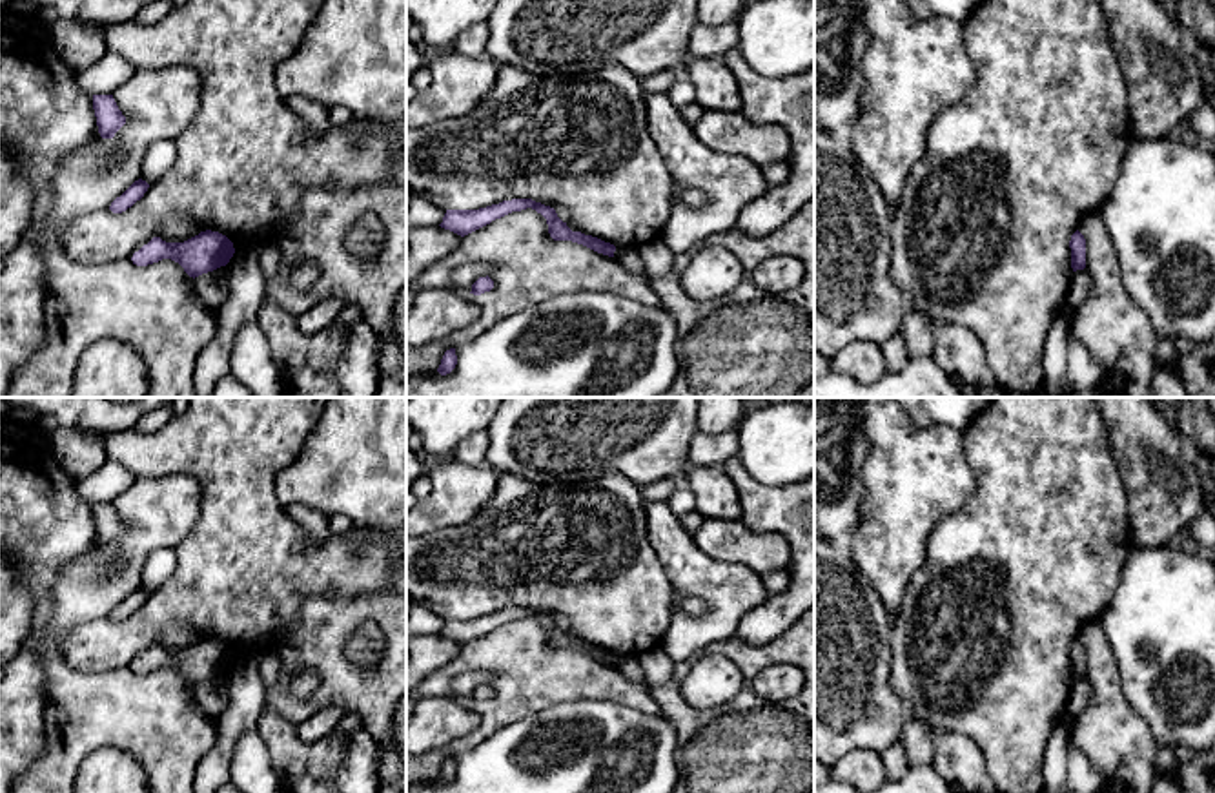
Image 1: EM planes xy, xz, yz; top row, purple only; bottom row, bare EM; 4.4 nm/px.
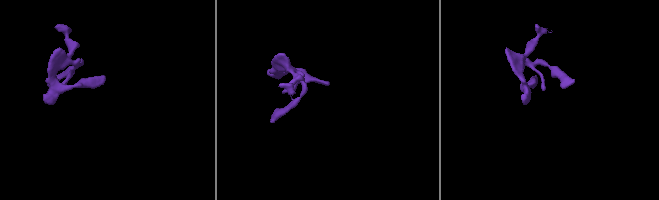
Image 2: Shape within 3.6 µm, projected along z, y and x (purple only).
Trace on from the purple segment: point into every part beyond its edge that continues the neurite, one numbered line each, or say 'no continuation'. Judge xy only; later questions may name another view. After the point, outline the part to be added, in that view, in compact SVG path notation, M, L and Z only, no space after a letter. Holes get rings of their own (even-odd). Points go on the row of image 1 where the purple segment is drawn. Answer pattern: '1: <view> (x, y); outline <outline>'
no continuation

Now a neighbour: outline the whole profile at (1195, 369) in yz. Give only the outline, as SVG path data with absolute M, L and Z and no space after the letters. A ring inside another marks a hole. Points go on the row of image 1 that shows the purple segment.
M1215 335L1208 341L1175 341L1177 374L1188 397L1215 397Z

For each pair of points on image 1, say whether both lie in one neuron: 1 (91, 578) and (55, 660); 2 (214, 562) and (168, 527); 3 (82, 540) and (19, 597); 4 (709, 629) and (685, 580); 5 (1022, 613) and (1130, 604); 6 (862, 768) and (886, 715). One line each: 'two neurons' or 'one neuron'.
1: one neuron
2: two neurons
3: two neurons
4: one neuron
5: two neurons
6: two neurons

